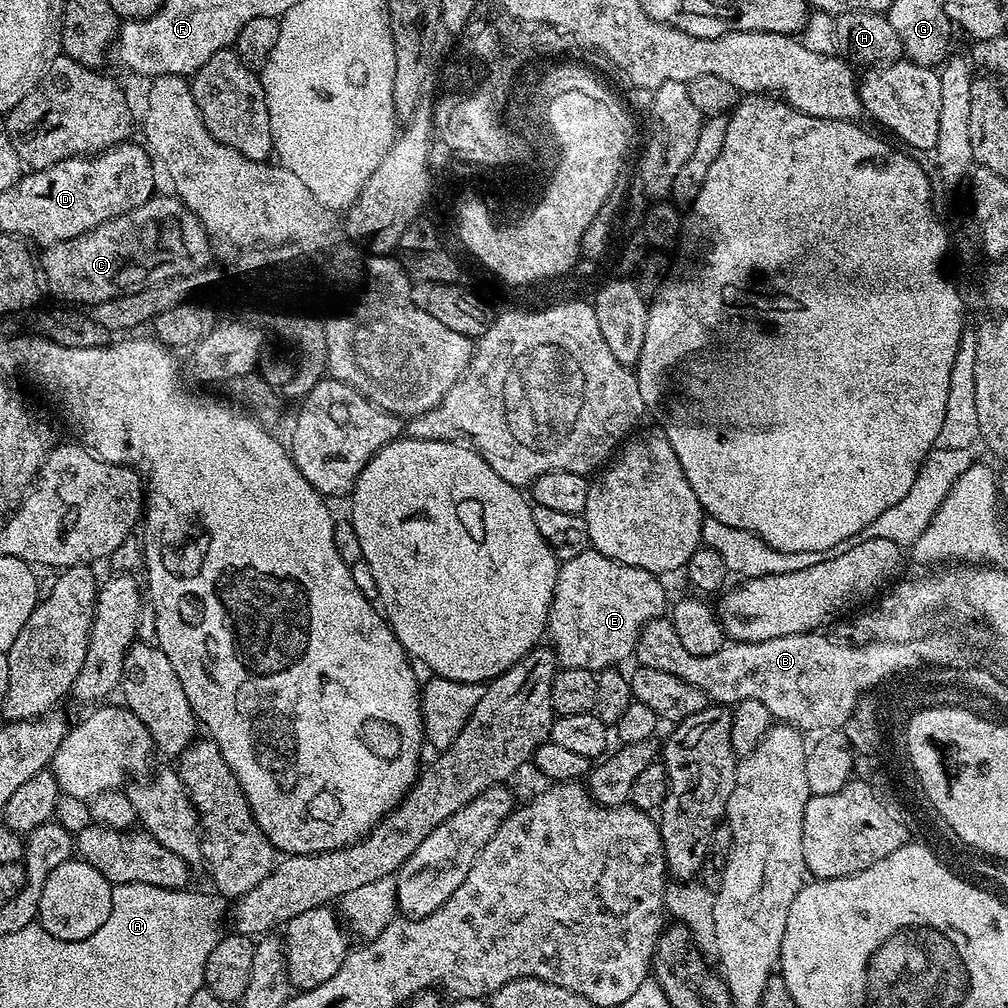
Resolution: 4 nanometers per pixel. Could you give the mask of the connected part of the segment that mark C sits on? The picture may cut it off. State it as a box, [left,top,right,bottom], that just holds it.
[38,194,213,306]

